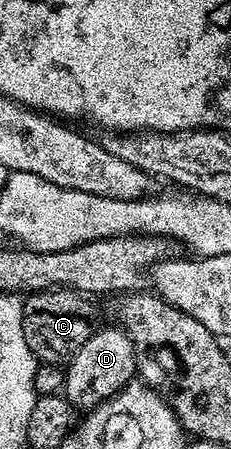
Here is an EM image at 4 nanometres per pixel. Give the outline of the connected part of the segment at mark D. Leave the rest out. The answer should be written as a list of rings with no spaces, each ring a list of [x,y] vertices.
[[[100,327],[90,335],[90,339],[86,339],[86,343],[82,343],[78,355],[68,362],[63,396],[68,398],[73,410],[91,411],[103,401],[109,401],[115,393],[121,393],[136,376],[136,352],[128,334],[119,327]]]

